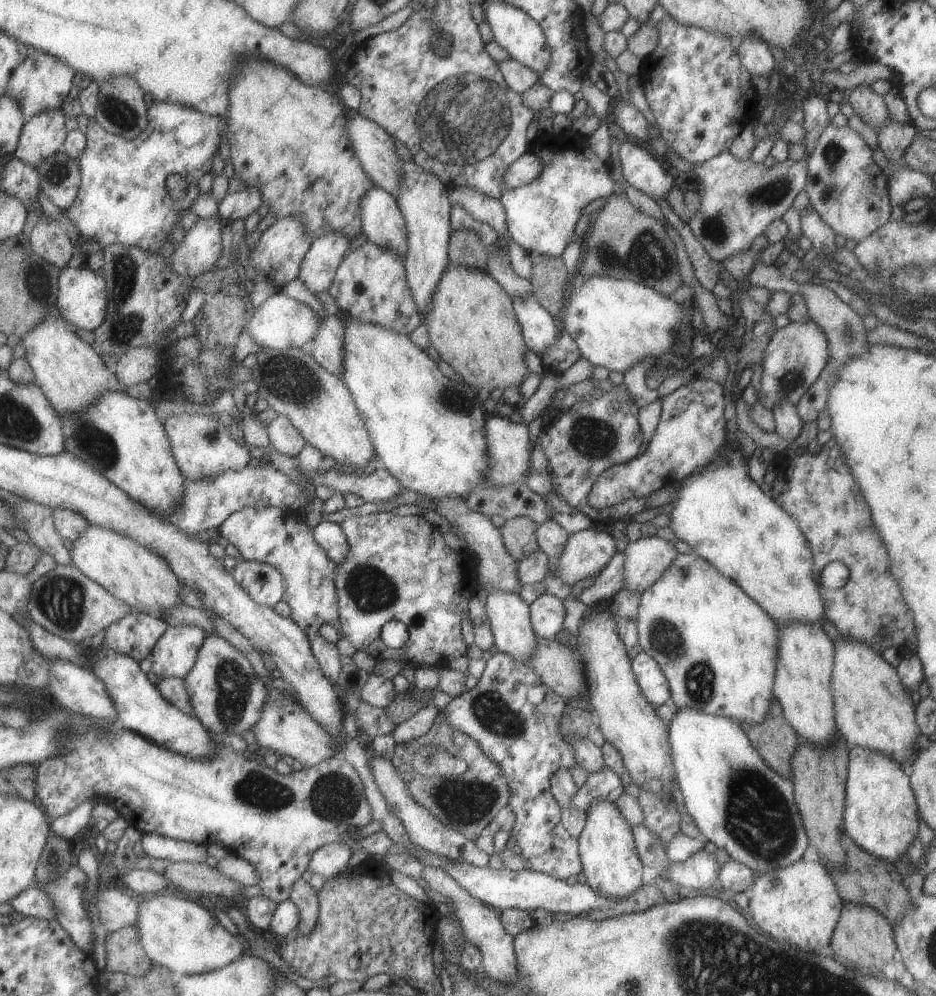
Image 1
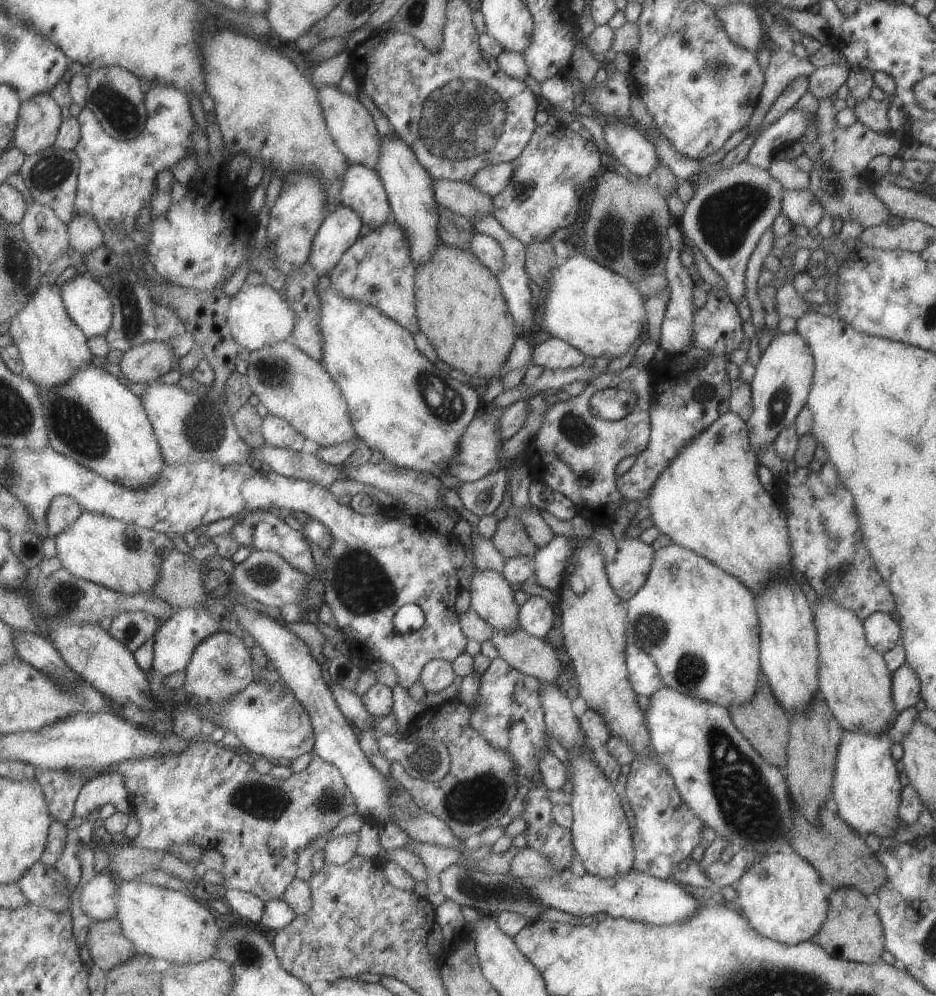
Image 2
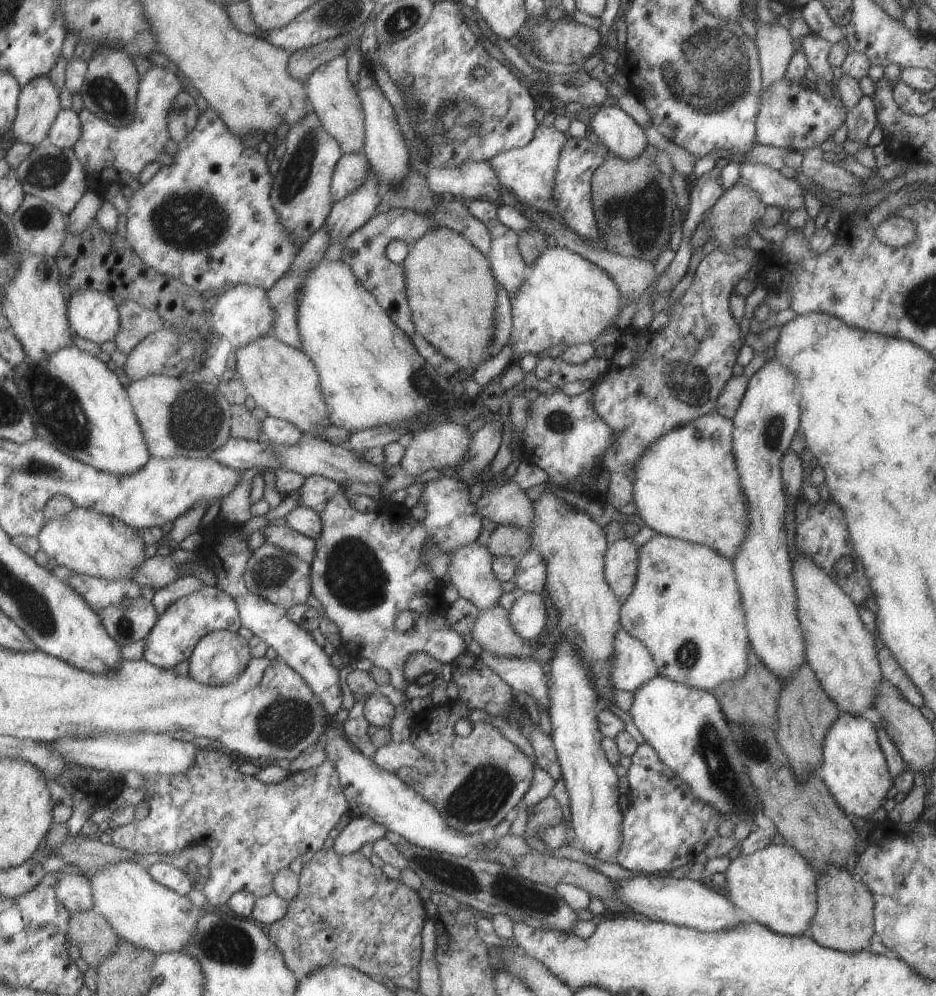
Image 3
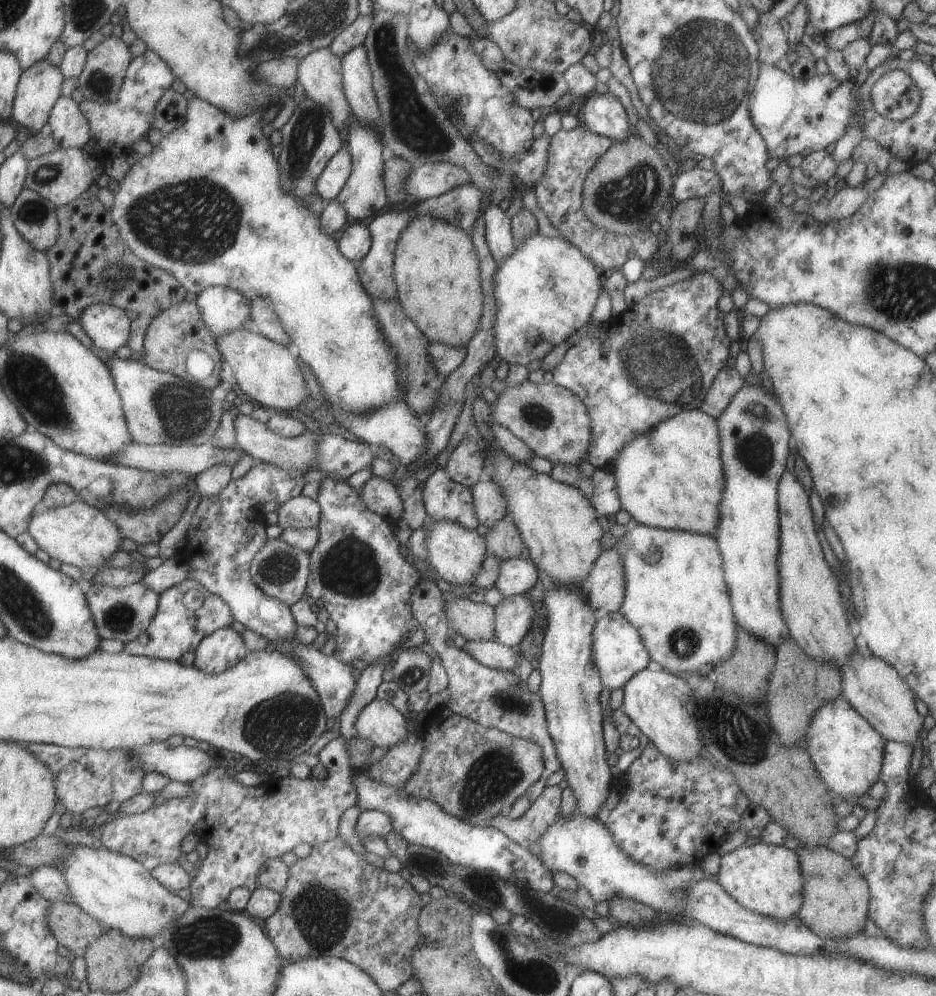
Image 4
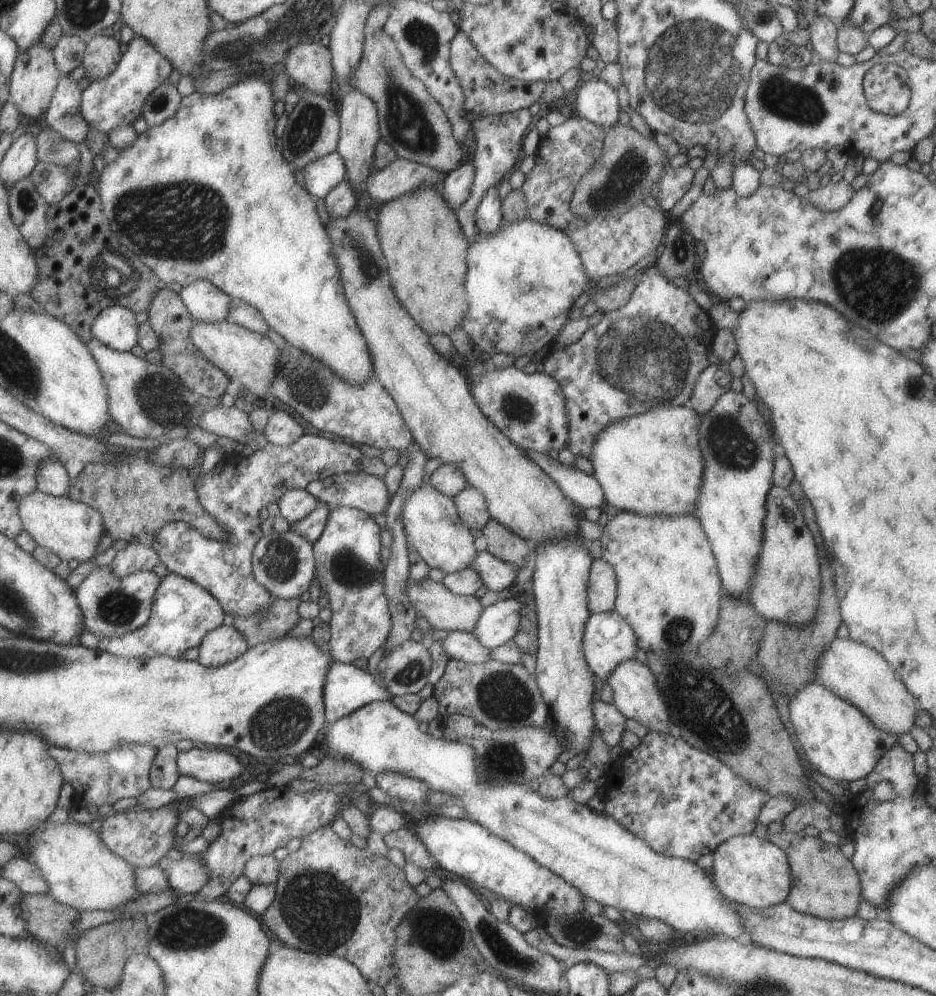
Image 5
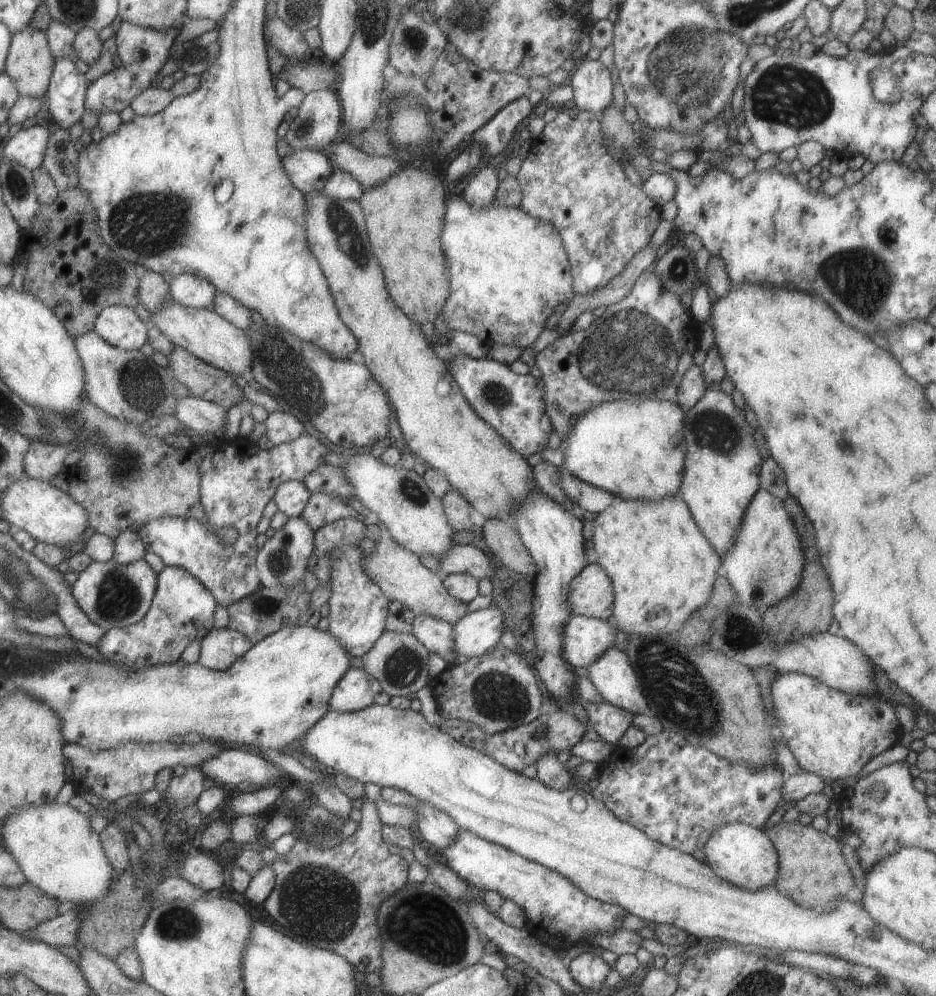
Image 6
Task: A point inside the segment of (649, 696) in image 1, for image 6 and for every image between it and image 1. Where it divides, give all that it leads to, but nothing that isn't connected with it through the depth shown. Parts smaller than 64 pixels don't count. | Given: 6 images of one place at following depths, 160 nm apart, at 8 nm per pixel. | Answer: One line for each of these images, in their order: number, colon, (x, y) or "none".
2: (643, 675)
3: (631, 665)
4: (618, 653)
5: (608, 640)
6: (583, 639)

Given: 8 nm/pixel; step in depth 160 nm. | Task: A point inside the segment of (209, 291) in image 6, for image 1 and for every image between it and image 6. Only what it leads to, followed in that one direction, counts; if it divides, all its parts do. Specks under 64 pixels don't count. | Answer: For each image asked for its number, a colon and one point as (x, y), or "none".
1: (279, 322)
2: (258, 315)
3: (242, 313)
4: (221, 309)
5: (205, 302)

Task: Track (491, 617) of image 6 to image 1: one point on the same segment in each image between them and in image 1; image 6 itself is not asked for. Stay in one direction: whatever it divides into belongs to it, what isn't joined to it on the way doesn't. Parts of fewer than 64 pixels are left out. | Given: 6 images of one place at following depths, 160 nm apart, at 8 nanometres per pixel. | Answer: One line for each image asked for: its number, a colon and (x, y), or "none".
1: (546, 613)
2: (535, 616)
3: (527, 615)
4: (513, 615)
5: (497, 623)

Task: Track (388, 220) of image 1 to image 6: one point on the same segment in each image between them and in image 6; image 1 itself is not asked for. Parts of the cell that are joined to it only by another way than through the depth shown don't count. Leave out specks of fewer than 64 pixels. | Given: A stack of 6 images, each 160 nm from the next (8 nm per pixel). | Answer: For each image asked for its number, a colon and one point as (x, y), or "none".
2: (361, 190)
3: (350, 170)
4: (336, 172)
5: (321, 175)
6: (307, 169)

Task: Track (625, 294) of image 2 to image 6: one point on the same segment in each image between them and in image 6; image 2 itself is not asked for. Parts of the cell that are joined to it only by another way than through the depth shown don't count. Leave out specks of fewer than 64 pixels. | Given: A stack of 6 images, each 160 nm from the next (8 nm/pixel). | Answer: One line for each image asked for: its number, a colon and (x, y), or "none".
3: (565, 299)
4: (544, 291)
5: (521, 282)
6: (507, 271)

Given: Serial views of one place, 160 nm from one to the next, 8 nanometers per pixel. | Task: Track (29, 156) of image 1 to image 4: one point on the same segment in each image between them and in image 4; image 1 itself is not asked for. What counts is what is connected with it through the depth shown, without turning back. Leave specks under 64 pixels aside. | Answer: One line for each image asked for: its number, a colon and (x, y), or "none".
2: (38, 119)
3: (38, 103)
4: (38, 88)

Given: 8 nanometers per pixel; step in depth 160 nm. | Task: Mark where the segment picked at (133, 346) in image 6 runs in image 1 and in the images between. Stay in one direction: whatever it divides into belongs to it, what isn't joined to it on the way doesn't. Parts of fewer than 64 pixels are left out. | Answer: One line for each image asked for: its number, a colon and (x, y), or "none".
1: (81, 298)
2: (87, 303)
3: (93, 315)
4: (107, 326)
5: (114, 326)

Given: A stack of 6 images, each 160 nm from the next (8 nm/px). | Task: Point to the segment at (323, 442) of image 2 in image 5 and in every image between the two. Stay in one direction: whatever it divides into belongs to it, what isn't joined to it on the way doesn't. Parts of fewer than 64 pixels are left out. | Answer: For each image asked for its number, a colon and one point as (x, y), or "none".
3: (282, 380)
4: (267, 372)
5: (250, 358)

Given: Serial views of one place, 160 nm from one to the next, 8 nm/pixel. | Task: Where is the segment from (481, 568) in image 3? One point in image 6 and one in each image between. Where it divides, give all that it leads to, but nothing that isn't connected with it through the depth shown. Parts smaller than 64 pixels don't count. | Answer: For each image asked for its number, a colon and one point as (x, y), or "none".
4: (455, 553)
5: (431, 525)
6: (400, 500)

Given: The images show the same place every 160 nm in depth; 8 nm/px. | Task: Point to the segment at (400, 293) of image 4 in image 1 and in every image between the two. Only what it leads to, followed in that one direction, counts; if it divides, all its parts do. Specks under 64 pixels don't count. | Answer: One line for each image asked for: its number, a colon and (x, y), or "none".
1: (470, 322)
2: (460, 308)
3: (450, 288)

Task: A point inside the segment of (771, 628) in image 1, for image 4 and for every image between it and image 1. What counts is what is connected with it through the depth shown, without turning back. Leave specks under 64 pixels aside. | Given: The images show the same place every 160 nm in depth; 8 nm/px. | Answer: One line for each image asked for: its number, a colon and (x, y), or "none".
2: (699, 624)
3: (685, 608)
4: (674, 596)

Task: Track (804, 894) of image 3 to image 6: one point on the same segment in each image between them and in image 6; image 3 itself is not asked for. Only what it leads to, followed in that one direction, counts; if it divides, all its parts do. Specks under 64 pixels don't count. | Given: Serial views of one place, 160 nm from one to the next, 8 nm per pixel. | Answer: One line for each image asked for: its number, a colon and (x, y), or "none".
4: (764, 878)
5: (745, 869)
6: (742, 855)

